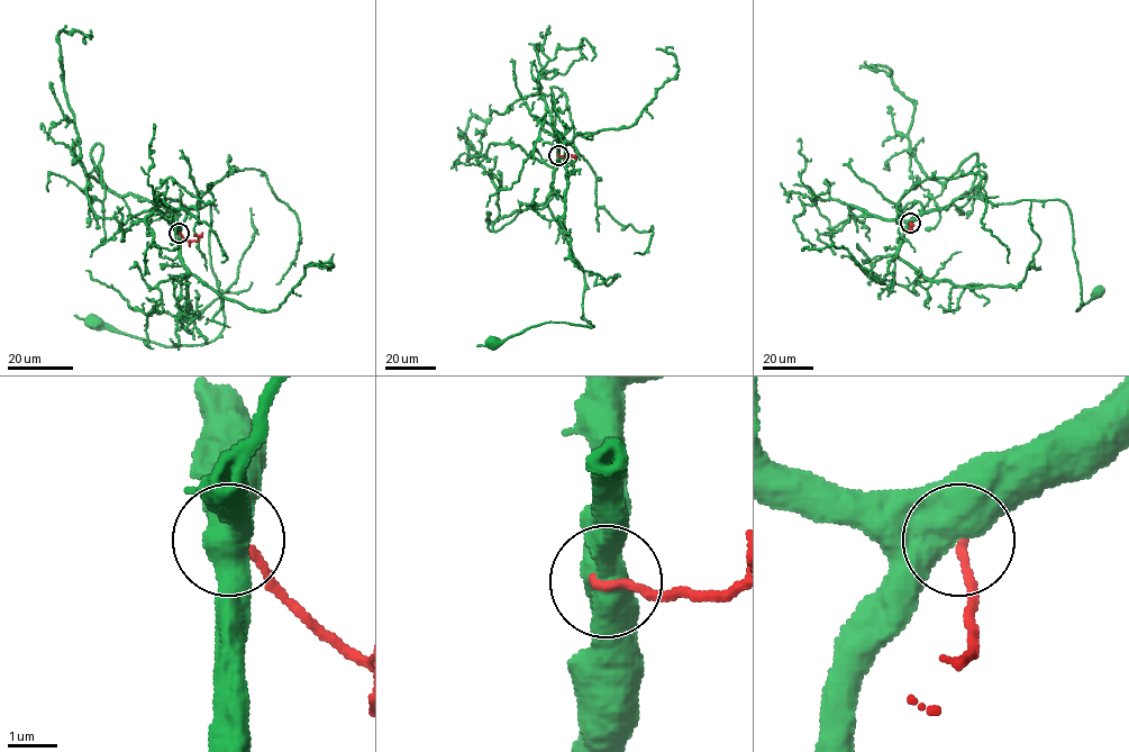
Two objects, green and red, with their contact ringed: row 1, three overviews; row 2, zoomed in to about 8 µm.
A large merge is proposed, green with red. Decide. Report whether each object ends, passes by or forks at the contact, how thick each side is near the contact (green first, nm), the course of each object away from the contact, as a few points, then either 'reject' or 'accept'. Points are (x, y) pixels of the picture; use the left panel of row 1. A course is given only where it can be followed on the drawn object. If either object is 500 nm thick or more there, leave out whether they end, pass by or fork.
800 nm thick on the green side, 190 nm on the other; green runs (179, 233), (166, 199), (190, 209), (214, 205), (209, 243), (220, 334), (201, 344), (163, 346), (92, 323); red runs (179, 233), (190, 242), (198, 241), (199, 236), (193, 235); reject

